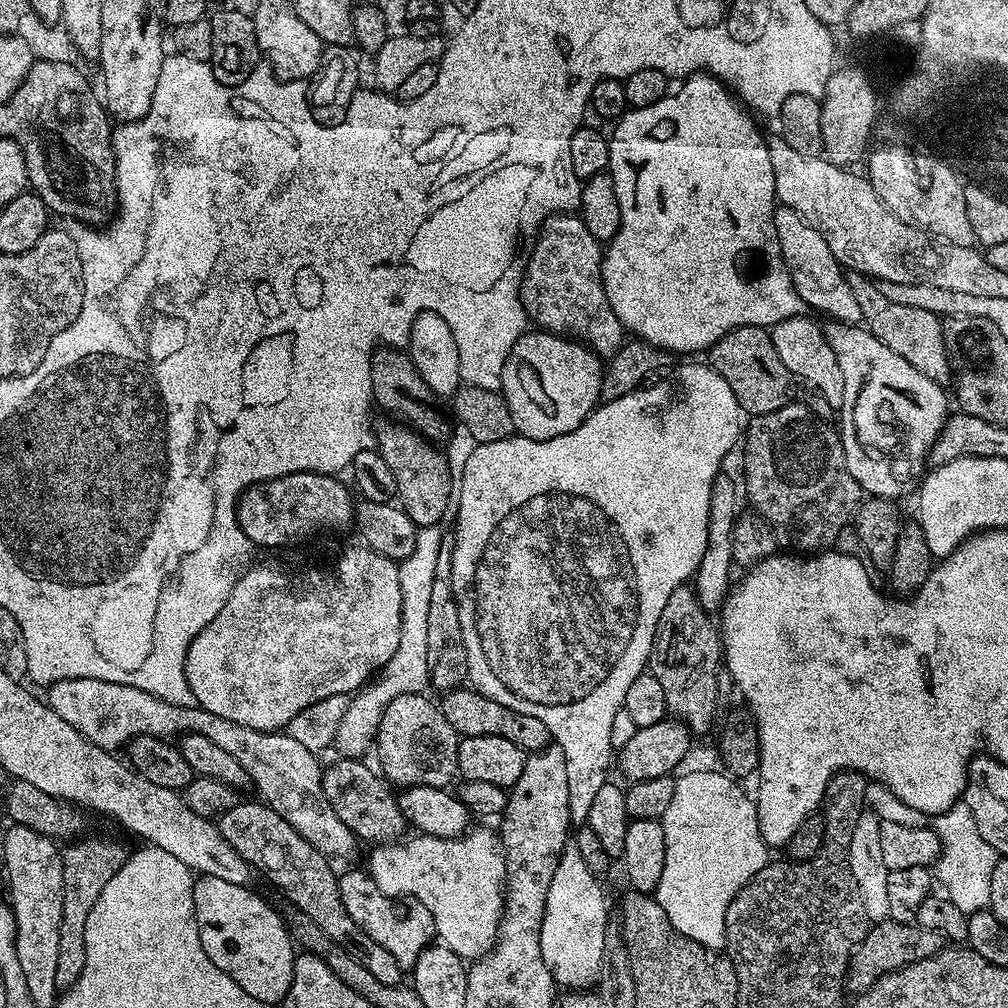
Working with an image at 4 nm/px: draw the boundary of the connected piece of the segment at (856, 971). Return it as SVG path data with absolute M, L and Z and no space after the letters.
M886 919L873 923L869 927L866 938L852 951L852 957L848 960L847 991L859 994L870 990L870 986L874 986L874 982L878 982L878 978L882 978L885 972L893 972L919 960L934 958L938 953L943 952L945 947L944 937L934 930L926 930L915 922L903 924L897 920Z

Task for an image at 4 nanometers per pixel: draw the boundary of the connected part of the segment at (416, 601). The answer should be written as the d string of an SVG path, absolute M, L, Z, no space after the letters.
M439 527L419 529L416 533L413 553L405 560L399 561L400 589L402 590L402 634L398 638L398 650L394 650L394 658L386 662L378 675L364 685L348 701L348 708L342 715L338 726L335 750L344 758L360 758L364 751L374 744L376 728L382 722L382 714L394 698L402 694L423 693L429 687L428 663L426 662L426 629L429 625L430 590L434 587L434 566L438 566L438 550L440 549Z

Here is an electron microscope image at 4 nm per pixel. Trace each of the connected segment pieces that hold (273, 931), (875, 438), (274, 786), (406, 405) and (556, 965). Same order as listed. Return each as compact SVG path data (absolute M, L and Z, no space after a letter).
M200 876L192 886L199 939L210 962L234 978L250 998L276 1006L290 990L297 953L292 952L294 941L285 917L250 889L222 878Z
M832 322L827 325L826 335L838 358L844 383L842 406L838 410L838 431L846 454L846 466L860 489L868 496L899 501L900 496L907 492L915 493L925 475L928 452L940 437L940 431L950 415L949 393L947 396L941 385L914 370L914 366L910 366L902 354L890 350L890 346L886 346L863 326Z
M98 678L60 680L51 685L47 692L46 703L52 707L54 714L70 722L70 726L94 742L94 746L120 750L136 736L179 738L189 732L201 735L232 755L238 766L246 770L251 787L260 791L259 799L286 818L286 822L290 822L290 826L294 826L294 830L298 830L298 834L302 834L302 838L309 840L324 856L348 856L358 847L356 836L326 802L320 781L322 764L316 761L319 760L317 753L306 750L305 746L288 736L287 731L250 730L226 718L218 718L218 714L210 714L210 710L205 708L174 706L134 686L102 682Z
M377 349L371 362L371 386L375 405L381 407L393 421L417 428L425 439L436 444L447 441L452 434L454 424L447 407L442 407L443 401L426 386L407 353L397 349Z
M568 843L558 858L554 878L550 878L550 890L546 890L546 910L540 935L542 962L546 962L561 989L588 990L600 983L602 950L606 946L606 926L610 919L602 885L594 874L590 874L575 843Z

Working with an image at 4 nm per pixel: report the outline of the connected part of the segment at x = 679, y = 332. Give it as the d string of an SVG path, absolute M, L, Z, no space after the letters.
M693 74L683 81L680 89L664 96L654 106L642 106L624 113L615 121L613 132L610 132L607 171L614 182L614 194L618 194L618 206L622 210L622 222L618 234L607 241L602 255L604 261L602 282L606 290L606 298L618 314L618 322L633 337L642 339L655 348L663 348L669 354L675 352L707 353L713 344L726 334L742 326L771 329L773 324L782 322L791 316L799 316L805 311L804 299L792 281L790 270L782 258L782 250L778 246L778 230L774 230L774 214L778 207L776 187L774 186L774 165L770 162L770 150L766 136L760 133L760 128L751 120L753 117L738 103L723 80L711 74Z

